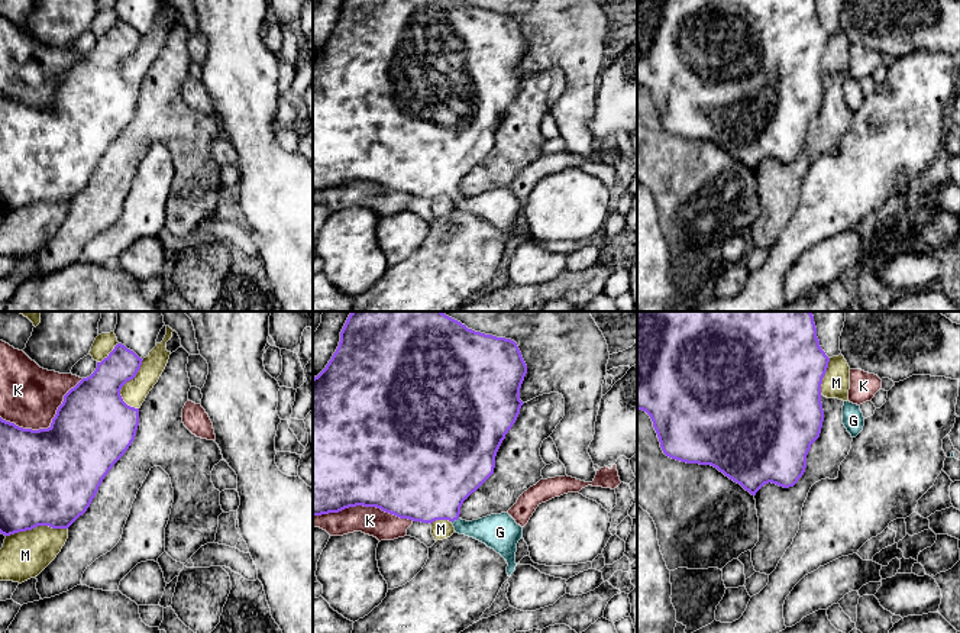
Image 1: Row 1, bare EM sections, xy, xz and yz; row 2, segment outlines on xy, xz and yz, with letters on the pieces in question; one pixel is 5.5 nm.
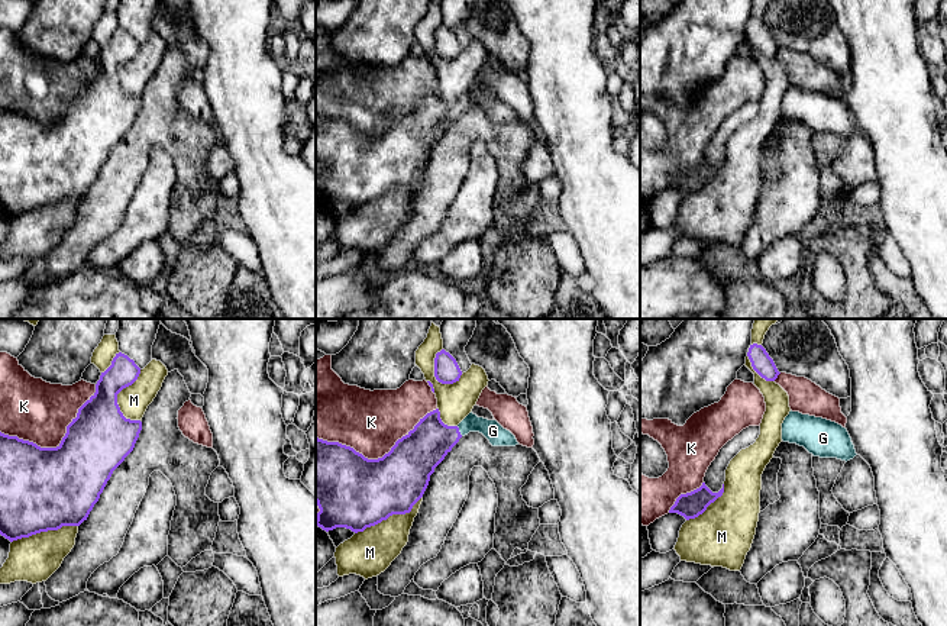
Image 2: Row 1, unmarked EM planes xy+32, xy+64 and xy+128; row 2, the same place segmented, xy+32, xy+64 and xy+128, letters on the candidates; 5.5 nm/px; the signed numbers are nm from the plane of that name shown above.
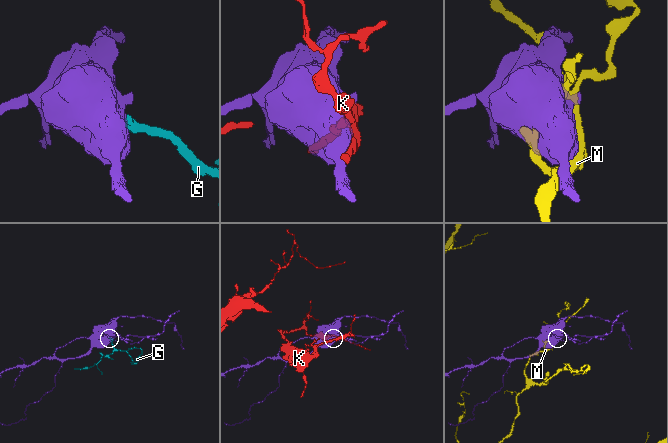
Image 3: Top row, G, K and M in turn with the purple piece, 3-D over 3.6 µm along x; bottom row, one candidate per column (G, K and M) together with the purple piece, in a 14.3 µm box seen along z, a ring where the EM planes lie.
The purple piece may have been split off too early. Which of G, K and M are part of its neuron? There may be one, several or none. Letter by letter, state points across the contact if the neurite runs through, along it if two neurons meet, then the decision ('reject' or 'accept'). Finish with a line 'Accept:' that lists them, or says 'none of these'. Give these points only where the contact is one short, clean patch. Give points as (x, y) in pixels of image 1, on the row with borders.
G: runs through xz (430, 481), (455, 519), (464, 527), (497, 532); accept
K: reject
M: reject
Accept: G

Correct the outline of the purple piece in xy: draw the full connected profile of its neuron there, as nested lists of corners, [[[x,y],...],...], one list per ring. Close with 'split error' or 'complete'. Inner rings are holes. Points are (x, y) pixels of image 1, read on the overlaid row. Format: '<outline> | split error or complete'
[[[117,343],[114,349],[101,362],[97,362],[96,371],[83,378],[74,388],[71,388],[65,395],[62,404],[58,407],[55,417],[48,429],[23,429],[14,423],[6,422],[0,417],[0,533],[10,536],[19,532],[32,530],[38,526],[49,526],[52,529],[68,529],[80,516],[83,516],[90,507],[93,498],[96,497],[98,487],[101,485],[104,477],[113,468],[113,465],[125,455],[132,442],[135,440],[136,430],[139,426],[139,408],[127,406],[122,395],[122,387],[133,380],[140,369],[142,358],[139,358],[133,351],[127,349],[125,345]]] | complete

